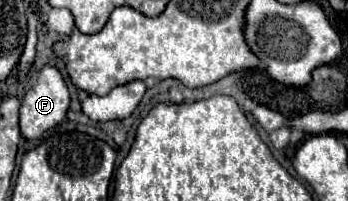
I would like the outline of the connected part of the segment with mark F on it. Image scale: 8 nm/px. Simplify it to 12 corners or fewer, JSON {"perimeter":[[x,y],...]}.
{"perimeter":[[55,67],[25,91],[19,123],[29,141],[57,127],[69,91]]}

